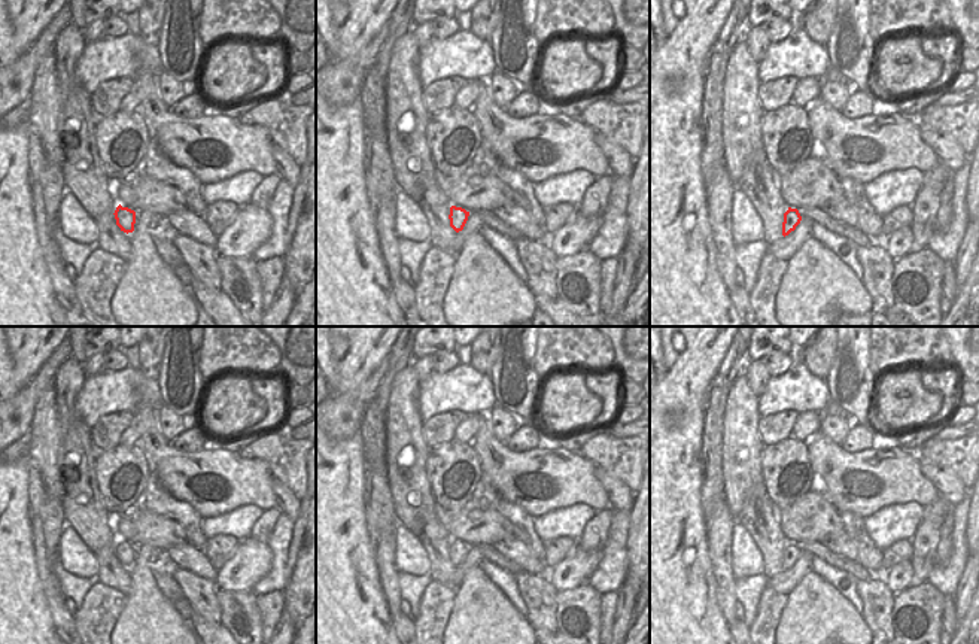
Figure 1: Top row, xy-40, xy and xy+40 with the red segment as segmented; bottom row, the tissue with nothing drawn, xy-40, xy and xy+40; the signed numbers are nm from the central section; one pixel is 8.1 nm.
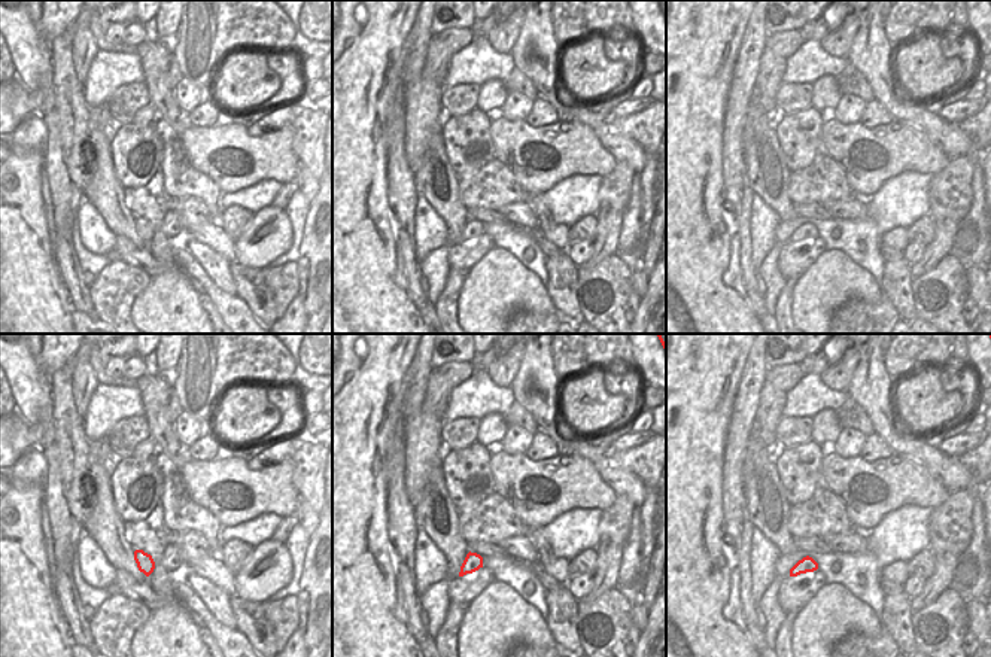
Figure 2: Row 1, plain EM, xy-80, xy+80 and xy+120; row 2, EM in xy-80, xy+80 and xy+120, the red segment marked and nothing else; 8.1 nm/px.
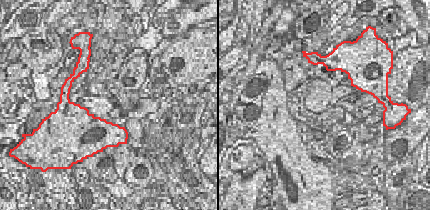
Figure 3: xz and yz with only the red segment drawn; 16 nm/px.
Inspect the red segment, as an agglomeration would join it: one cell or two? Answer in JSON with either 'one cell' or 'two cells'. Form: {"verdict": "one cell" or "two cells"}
{"verdict": "one cell"}

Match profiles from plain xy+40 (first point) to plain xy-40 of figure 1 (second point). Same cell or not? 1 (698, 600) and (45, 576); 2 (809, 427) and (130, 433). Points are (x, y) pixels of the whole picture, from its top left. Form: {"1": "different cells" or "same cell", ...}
{"1": "different cells", "2": "same cell"}

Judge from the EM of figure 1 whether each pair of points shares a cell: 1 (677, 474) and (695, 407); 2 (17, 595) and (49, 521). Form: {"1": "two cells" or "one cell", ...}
{"1": "one cell", "2": "two cells"}

